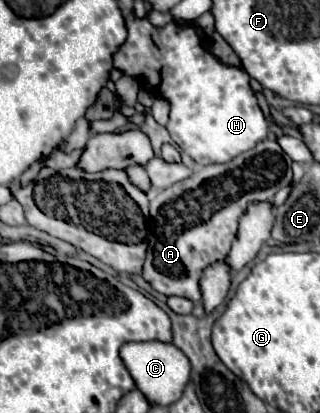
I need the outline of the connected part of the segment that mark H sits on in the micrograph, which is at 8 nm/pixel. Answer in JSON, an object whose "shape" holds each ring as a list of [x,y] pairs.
{"shape":[[[127,16],[127,28],[129,36],[127,42],[119,48],[119,52],[113,58],[115,68],[123,70],[125,74],[131,76],[145,76],[147,78],[147,88],[149,88],[149,78],[161,78],[159,82],[159,94],[169,100],[171,104],[171,118],[167,122],[167,130],[175,144],[187,152],[197,164],[223,164],[239,156],[241,152],[253,148],[257,142],[265,140],[269,130],[265,126],[265,116],[261,108],[257,106],[255,94],[249,86],[249,76],[245,70],[225,66],[221,64],[209,48],[209,40],[201,38],[193,26],[189,28],[177,28],[175,22],[155,28],[149,24],[147,18],[139,20],[133,16]]]}

